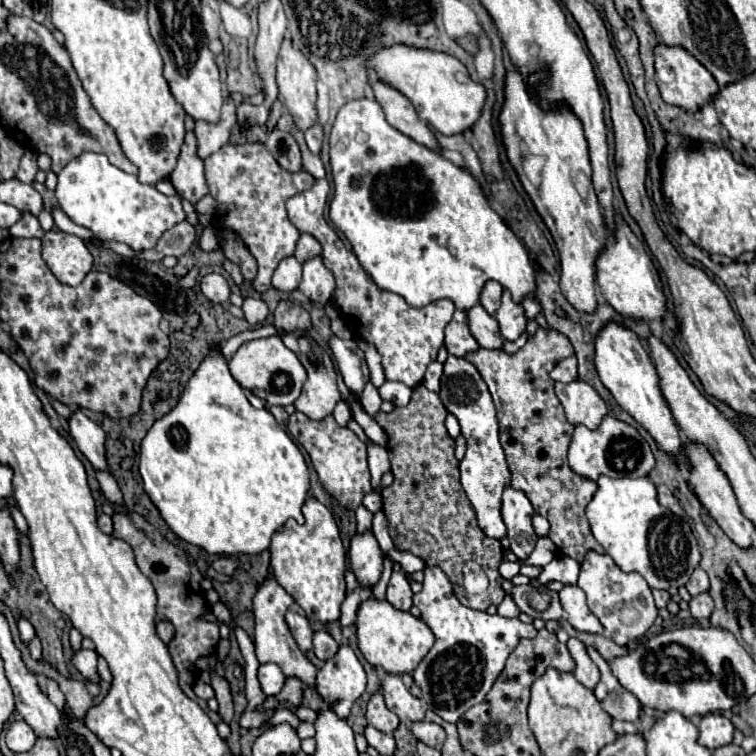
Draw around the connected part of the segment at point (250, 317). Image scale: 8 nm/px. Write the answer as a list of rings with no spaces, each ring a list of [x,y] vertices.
[[[245,299],[245,303],[243,303],[241,309],[243,309],[243,313],[245,313],[245,319],[247,319],[253,327],[261,325],[261,323],[265,321],[267,313],[269,313],[267,305],[265,305],[261,299]]]

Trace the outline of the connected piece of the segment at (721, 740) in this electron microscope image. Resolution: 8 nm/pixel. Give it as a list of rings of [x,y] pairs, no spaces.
[[[709,713],[701,719],[699,723],[699,745],[707,747],[709,751],[715,751],[717,747],[729,745],[733,741],[733,723],[719,715],[719,713]]]

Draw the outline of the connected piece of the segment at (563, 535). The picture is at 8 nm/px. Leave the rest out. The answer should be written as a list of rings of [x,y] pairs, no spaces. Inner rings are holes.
[[[537,329],[515,355],[507,355],[501,349],[491,351],[481,347],[473,355],[467,355],[467,361],[479,369],[493,395],[499,437],[511,471],[511,487],[523,491],[535,507],[535,513],[547,517],[551,523],[549,539],[555,547],[563,555],[583,563],[587,551],[603,553],[603,547],[591,535],[585,517],[585,507],[595,497],[597,483],[579,477],[567,465],[567,449],[575,427],[565,419],[563,407],[553,391],[555,381],[549,377],[551,369],[569,355],[573,355],[573,347],[565,335],[551,329]]]

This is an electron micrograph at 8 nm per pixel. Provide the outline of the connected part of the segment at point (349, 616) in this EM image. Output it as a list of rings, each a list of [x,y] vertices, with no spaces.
[[[357,587],[355,591],[347,593],[347,597],[345,597],[343,605],[341,605],[341,619],[339,619],[343,627],[349,627],[349,625],[355,623],[359,605],[361,605],[363,601],[367,601],[369,597],[371,597],[371,589],[363,589],[363,587]]]

